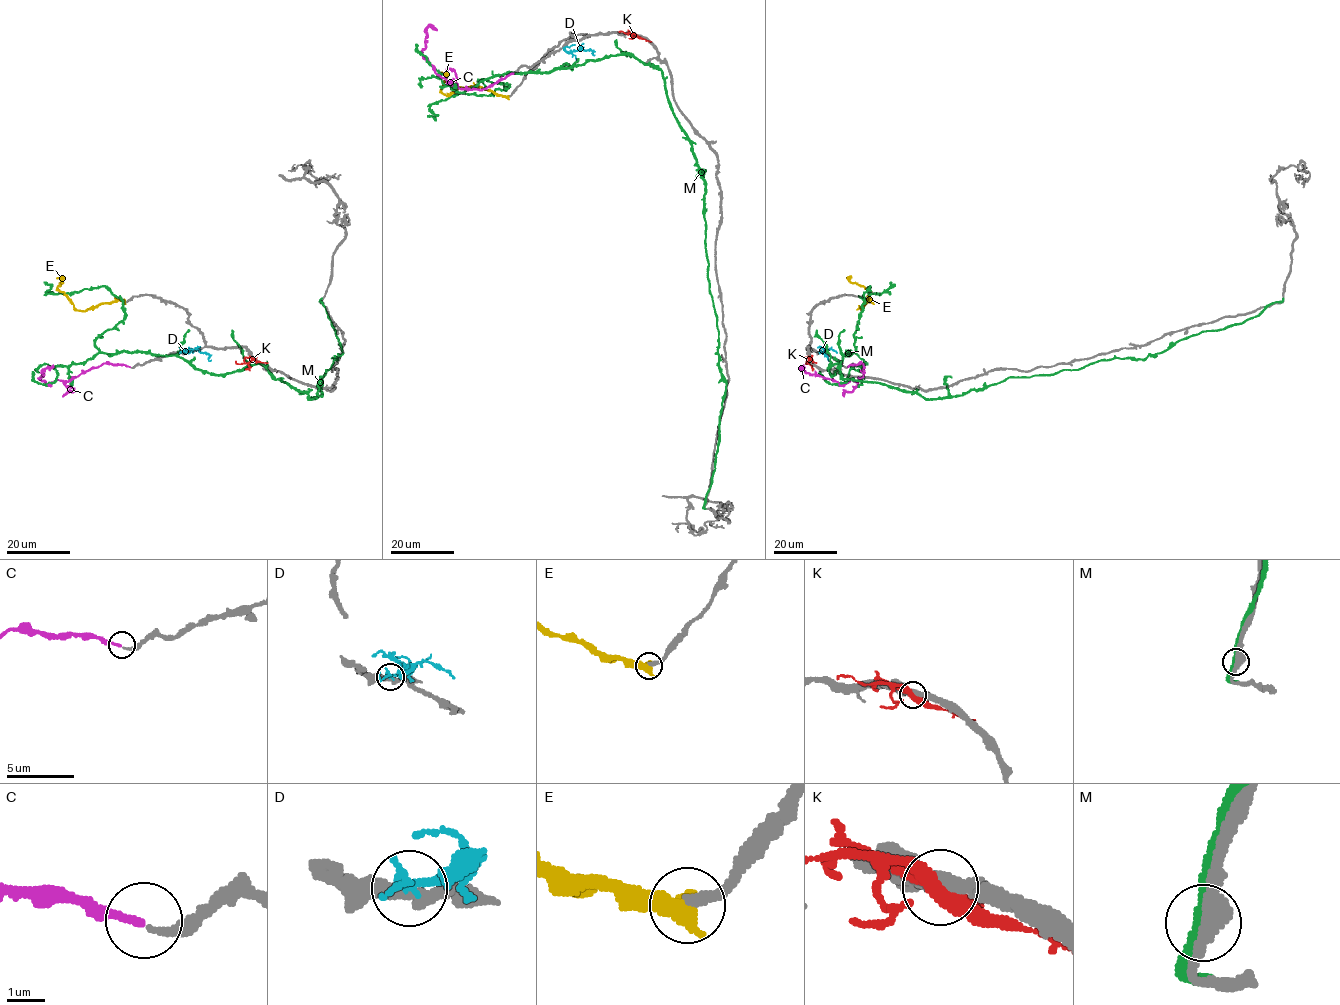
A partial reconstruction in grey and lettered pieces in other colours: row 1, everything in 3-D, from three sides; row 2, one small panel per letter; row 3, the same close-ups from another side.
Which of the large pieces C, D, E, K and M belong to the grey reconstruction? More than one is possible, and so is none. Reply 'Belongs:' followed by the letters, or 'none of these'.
Belongs: C

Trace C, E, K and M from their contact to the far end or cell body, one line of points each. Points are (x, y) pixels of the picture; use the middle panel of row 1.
C: (514, 73), (480, 90), (452, 85), (423, 56), (426, 29), (430, 26), (437, 30)
E: (507, 96), (474, 86), (461, 87), (446, 95), (441, 89), (445, 75), (439, 73)
K: (637, 36), (619, 32)
M: (705, 503), (725, 386), (705, 182), (663, 73), (628, 55), (508, 73), (427, 116)

